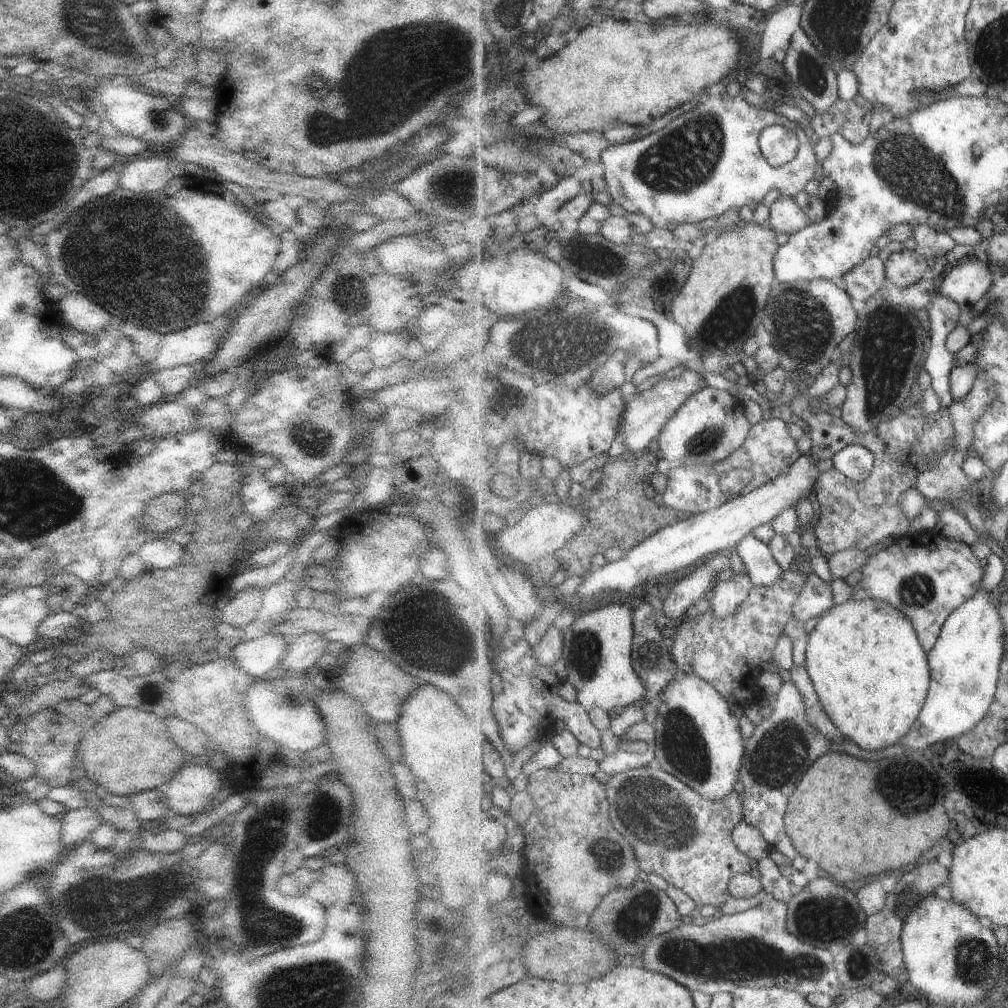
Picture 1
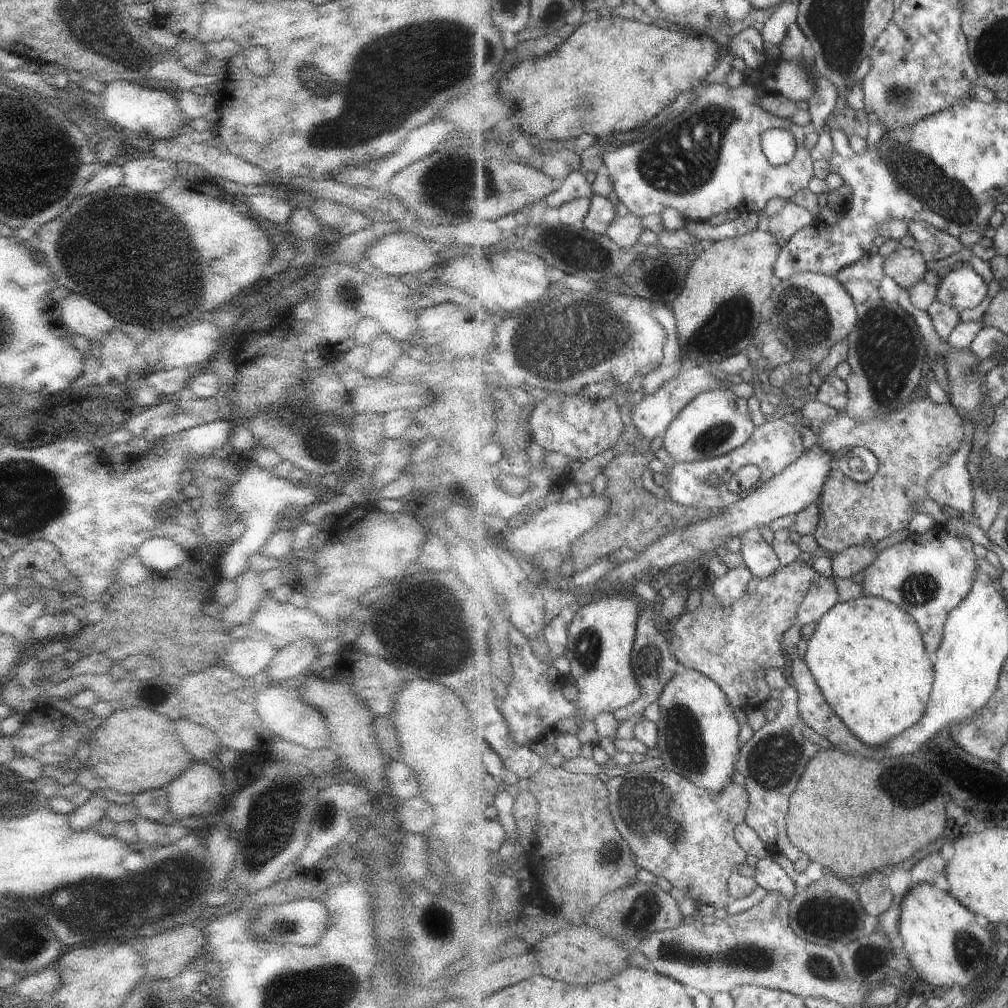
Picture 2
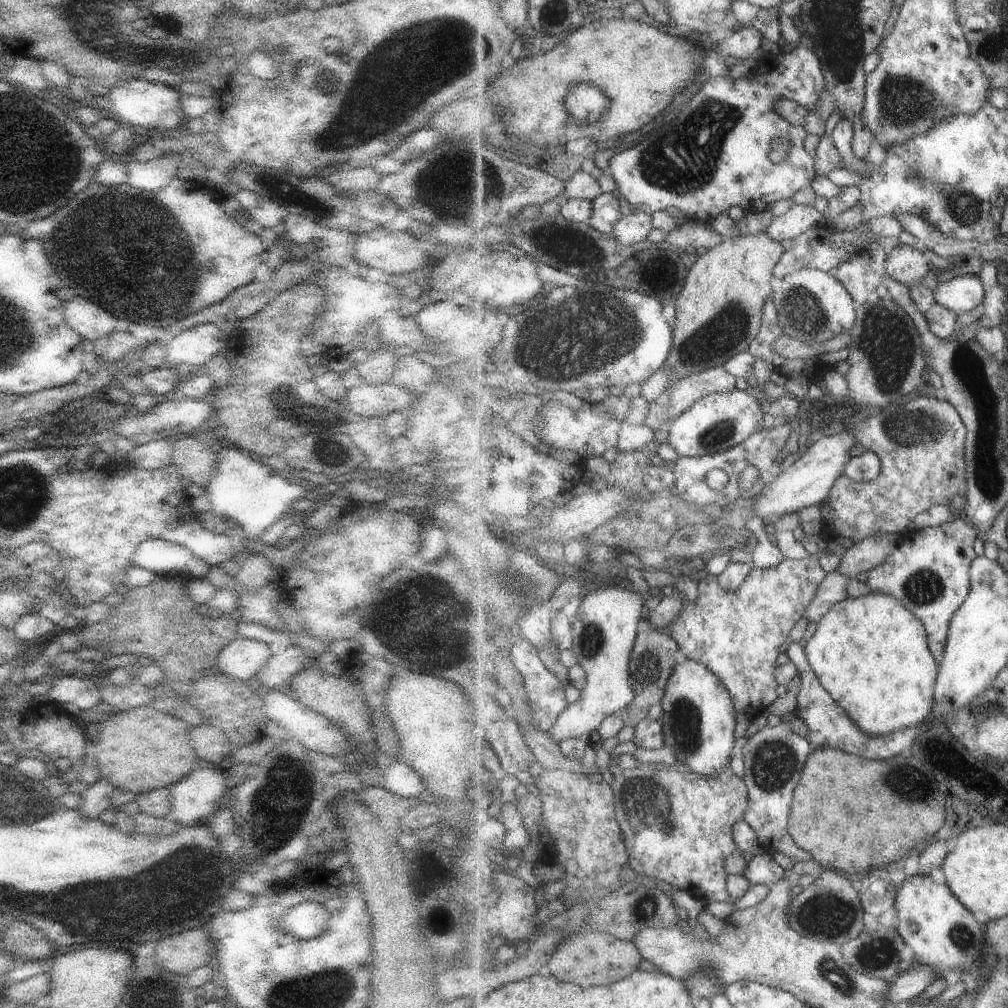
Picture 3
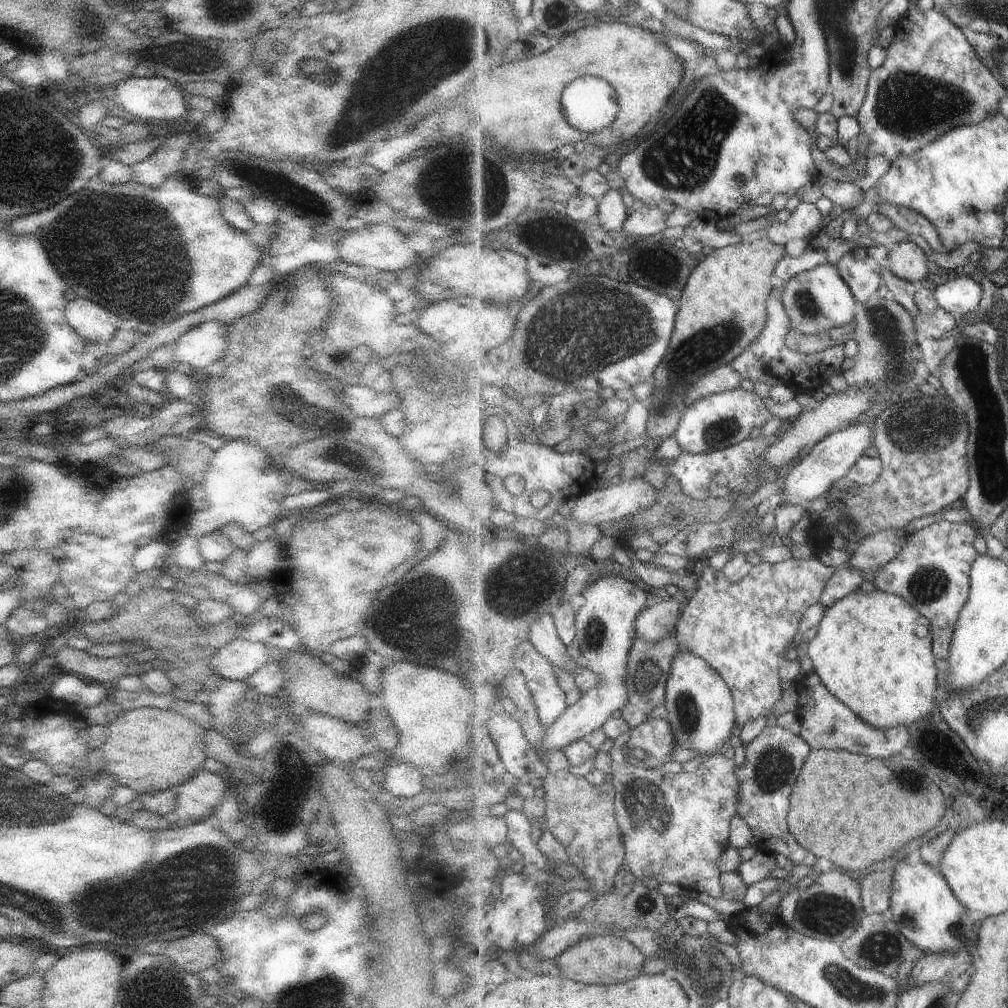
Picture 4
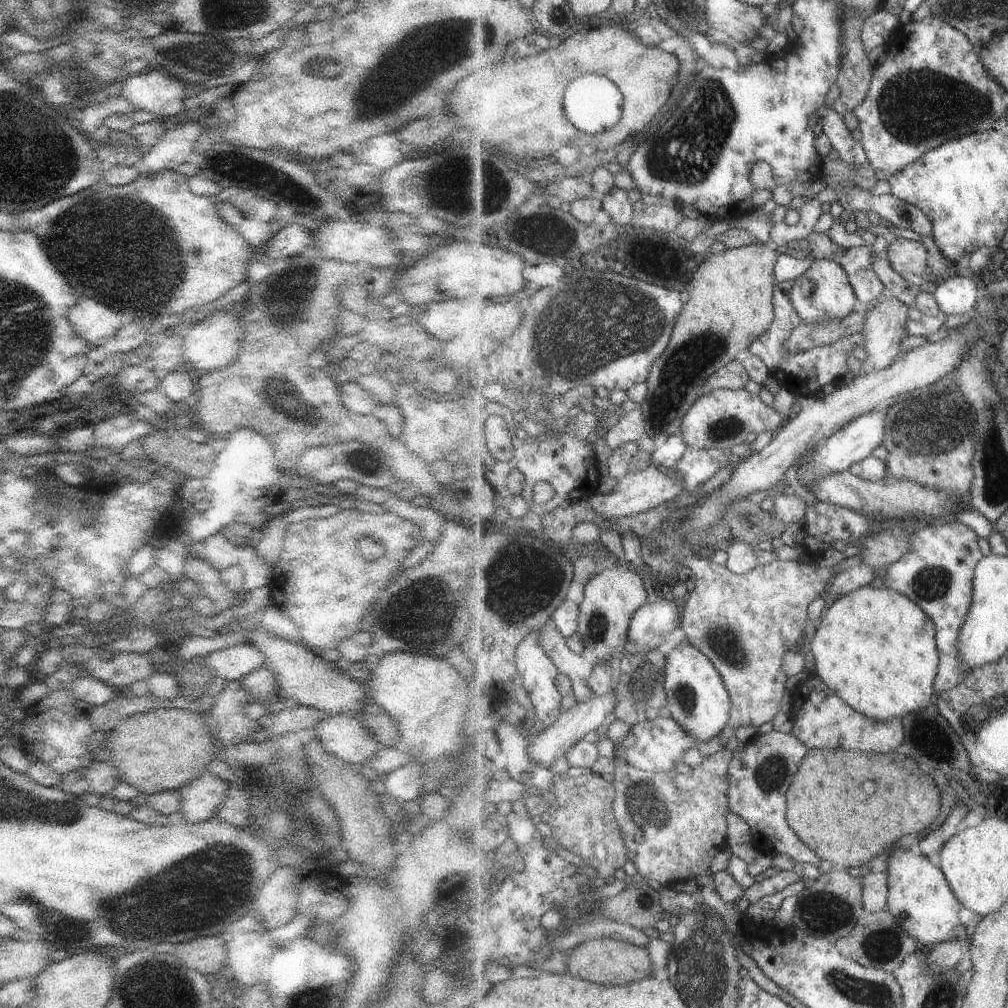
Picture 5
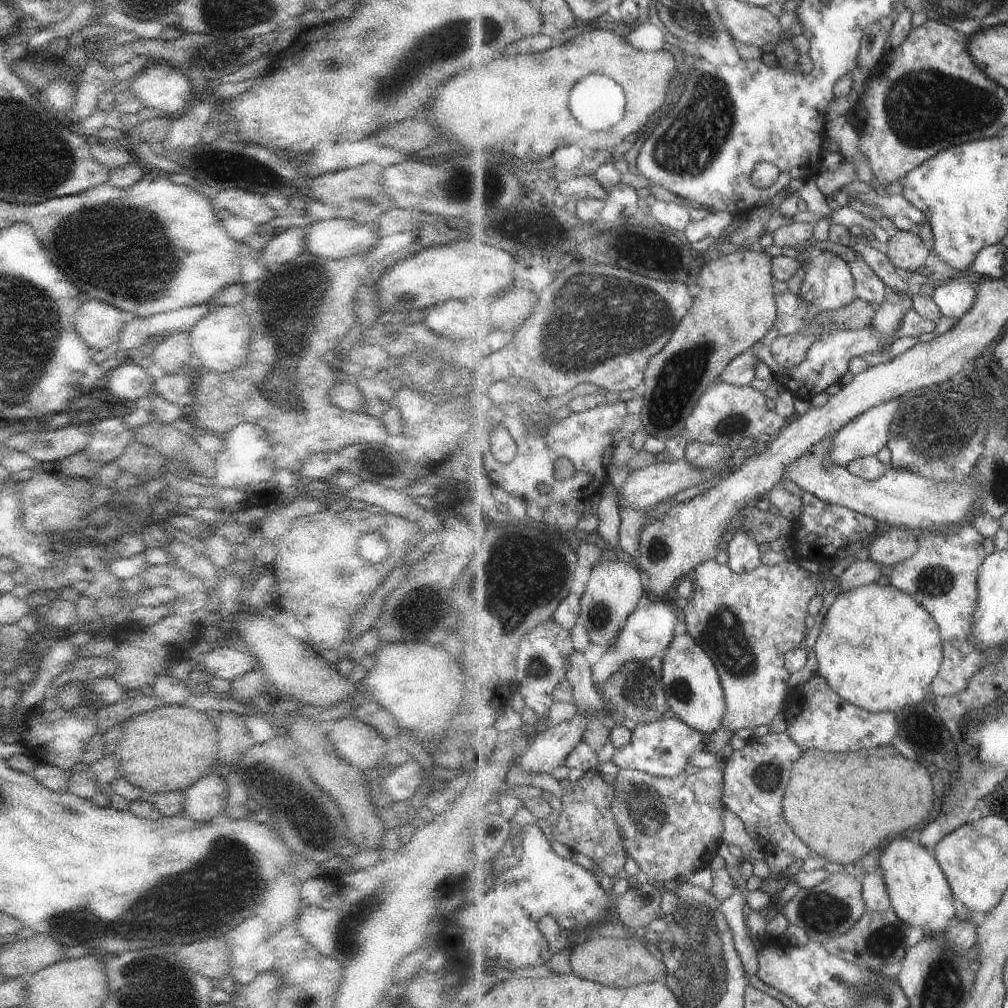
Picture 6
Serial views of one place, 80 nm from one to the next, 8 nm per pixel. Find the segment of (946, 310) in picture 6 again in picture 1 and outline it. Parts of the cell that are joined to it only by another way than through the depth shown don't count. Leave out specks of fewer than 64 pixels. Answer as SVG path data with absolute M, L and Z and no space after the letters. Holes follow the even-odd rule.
M966 260L951 268L940 283L939 294L954 300L961 307L980 303L995 284L988 262Z

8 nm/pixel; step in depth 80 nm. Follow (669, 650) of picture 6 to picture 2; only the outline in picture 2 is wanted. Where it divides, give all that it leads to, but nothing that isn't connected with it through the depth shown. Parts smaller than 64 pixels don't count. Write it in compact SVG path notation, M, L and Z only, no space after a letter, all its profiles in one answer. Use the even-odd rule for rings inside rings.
M689 667L680 670L667 684L659 704L658 748L665 768L684 774L710 791L724 789L737 770L739 722L727 693L715 679Z

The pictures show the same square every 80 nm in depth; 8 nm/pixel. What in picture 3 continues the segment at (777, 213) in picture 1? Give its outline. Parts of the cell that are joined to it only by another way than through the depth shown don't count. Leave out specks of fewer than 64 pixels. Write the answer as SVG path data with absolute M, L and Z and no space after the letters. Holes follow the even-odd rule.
M793 204L786 213L772 220L772 223L766 228L765 233L777 242L783 242L783 240L787 240L787 238L793 241L804 232L827 225L827 219L823 217L823 214L821 214L817 208L814 208L813 205Z

